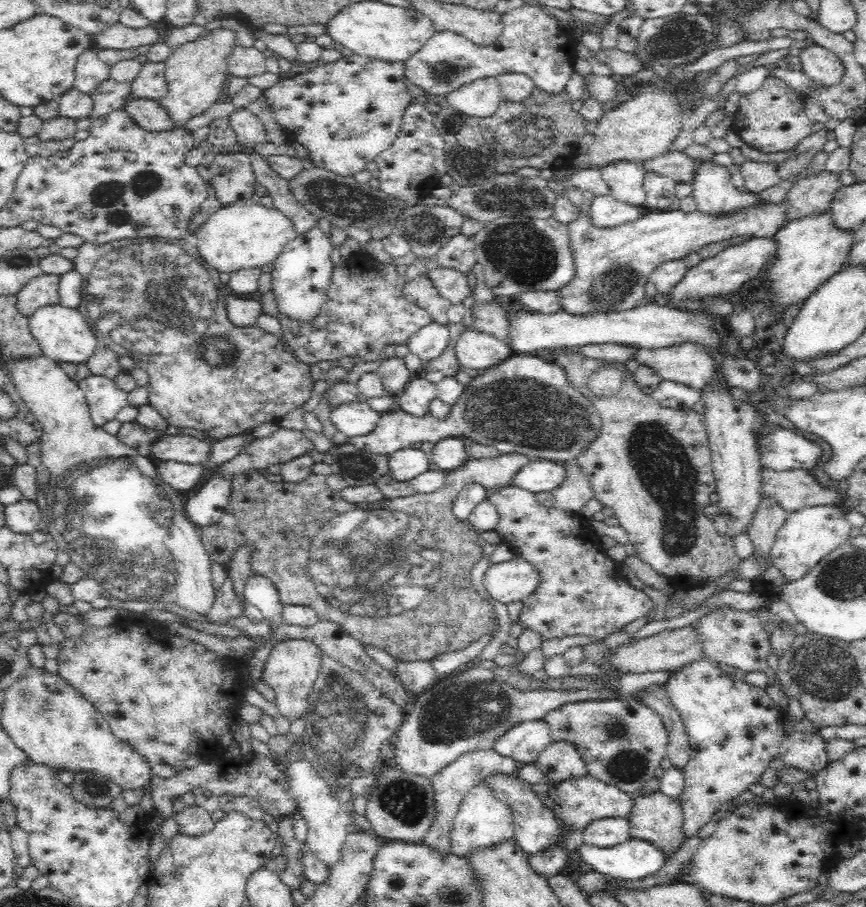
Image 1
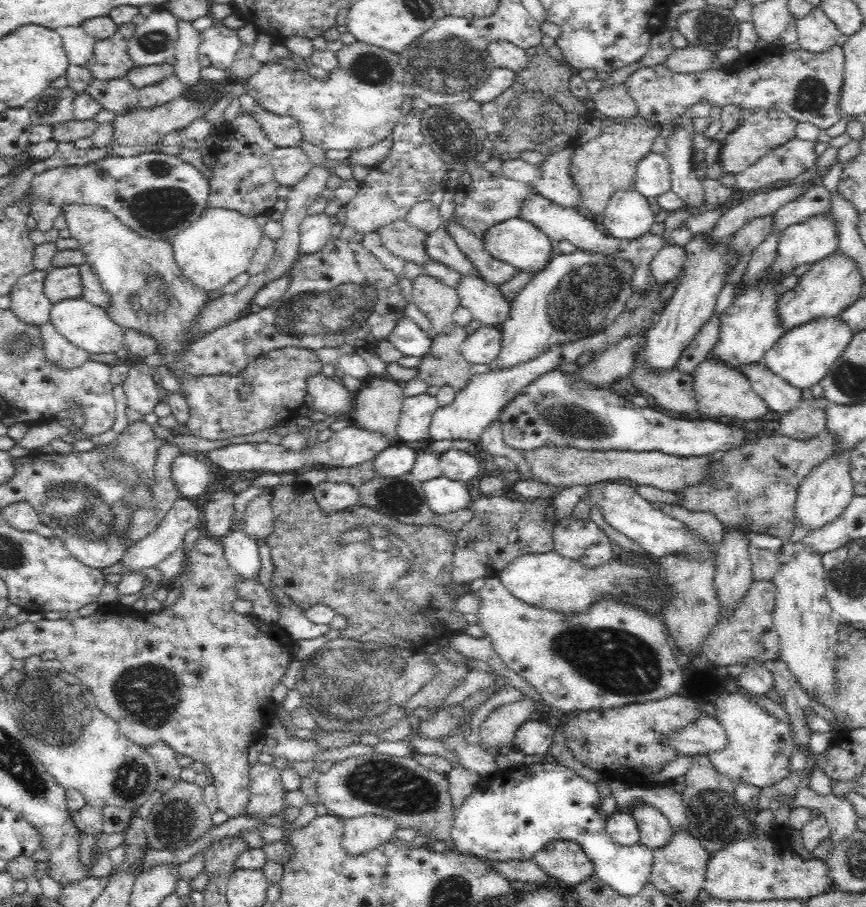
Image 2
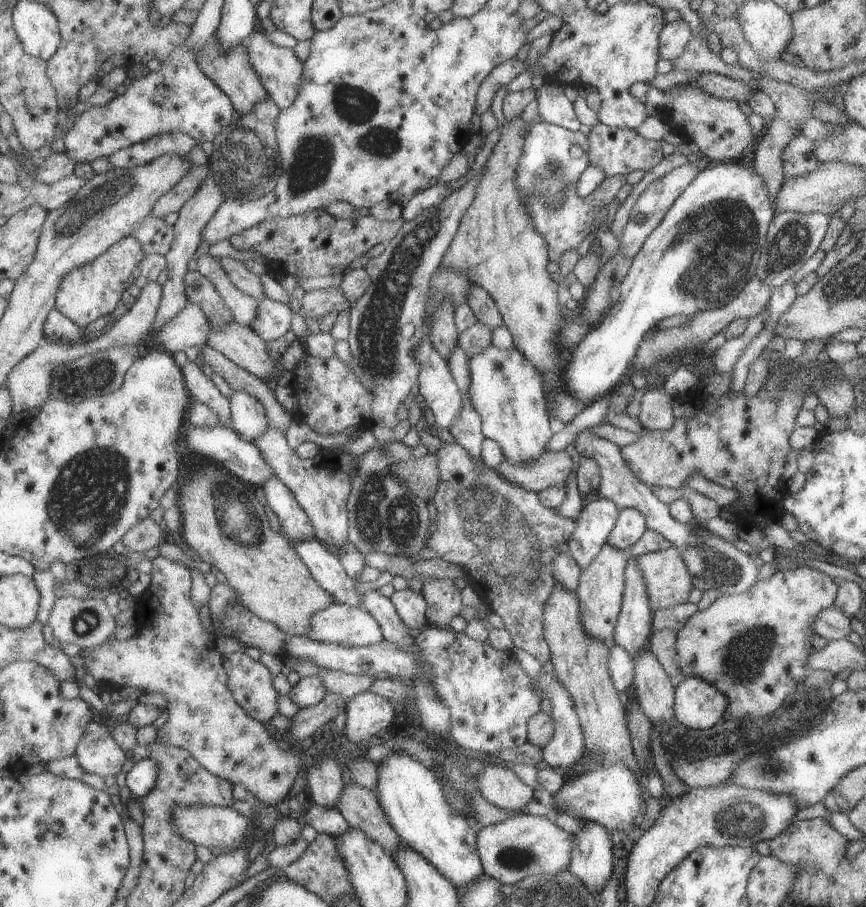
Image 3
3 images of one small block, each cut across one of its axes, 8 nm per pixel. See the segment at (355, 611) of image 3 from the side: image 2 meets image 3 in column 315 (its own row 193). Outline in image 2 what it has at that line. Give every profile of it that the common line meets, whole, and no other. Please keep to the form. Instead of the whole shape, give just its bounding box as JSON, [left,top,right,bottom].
[598,189,656,240]

